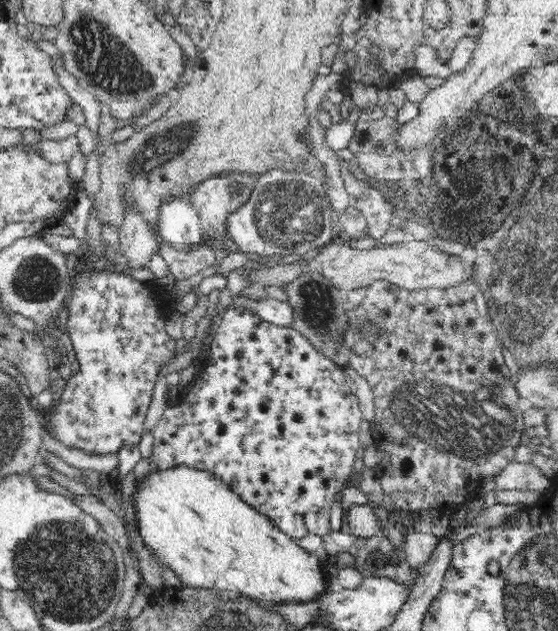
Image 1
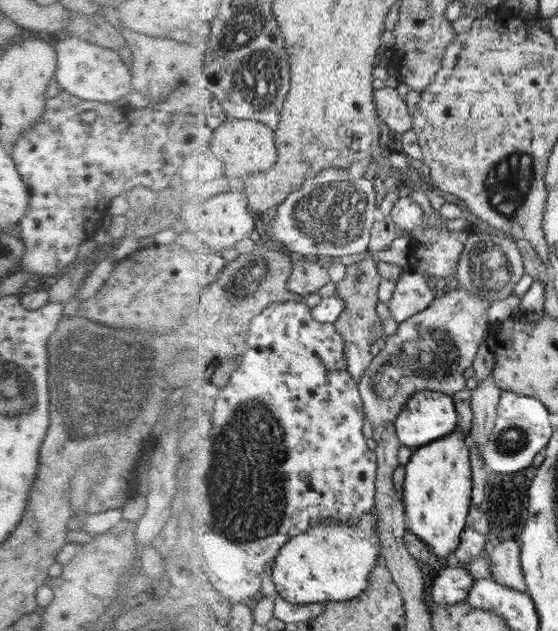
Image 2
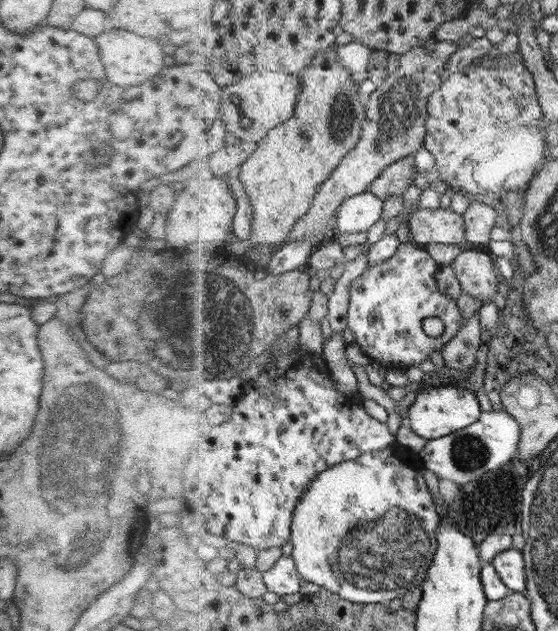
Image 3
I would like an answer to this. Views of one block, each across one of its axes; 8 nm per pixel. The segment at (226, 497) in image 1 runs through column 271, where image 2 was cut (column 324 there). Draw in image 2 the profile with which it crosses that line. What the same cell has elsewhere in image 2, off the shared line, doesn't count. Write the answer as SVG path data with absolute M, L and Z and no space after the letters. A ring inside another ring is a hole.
M372 509L356 523L328 519L308 533L292 538L280 551L274 565L272 578L278 595L298 605L345 603L359 598L369 588L371 575L384 555L378 522L380 516Z

